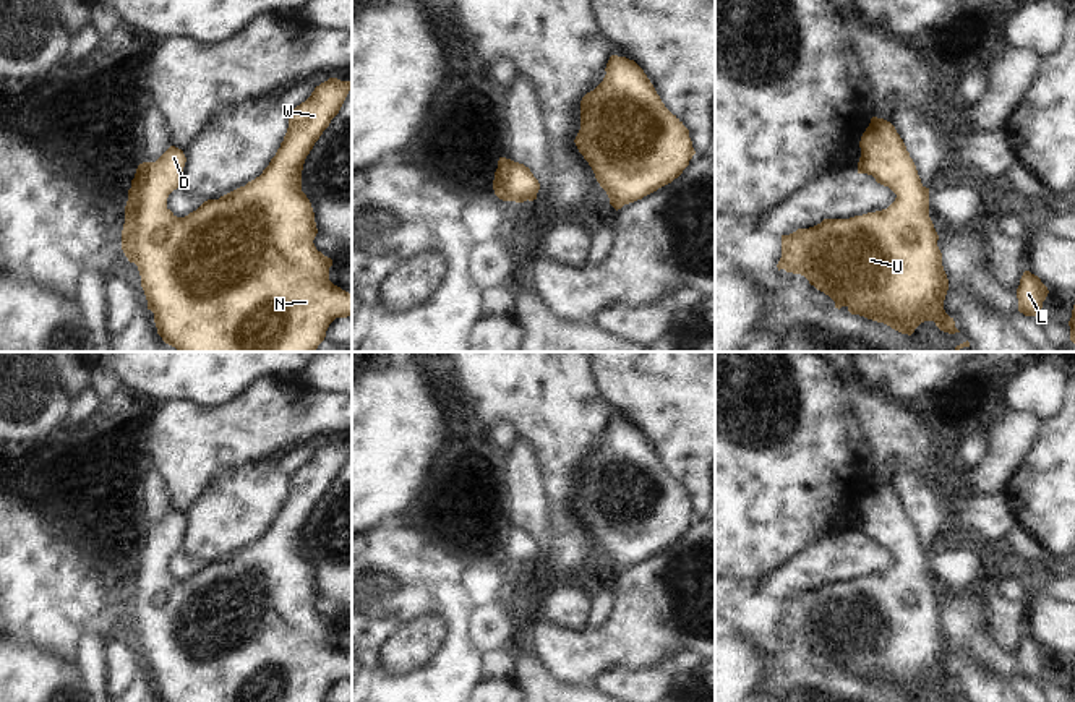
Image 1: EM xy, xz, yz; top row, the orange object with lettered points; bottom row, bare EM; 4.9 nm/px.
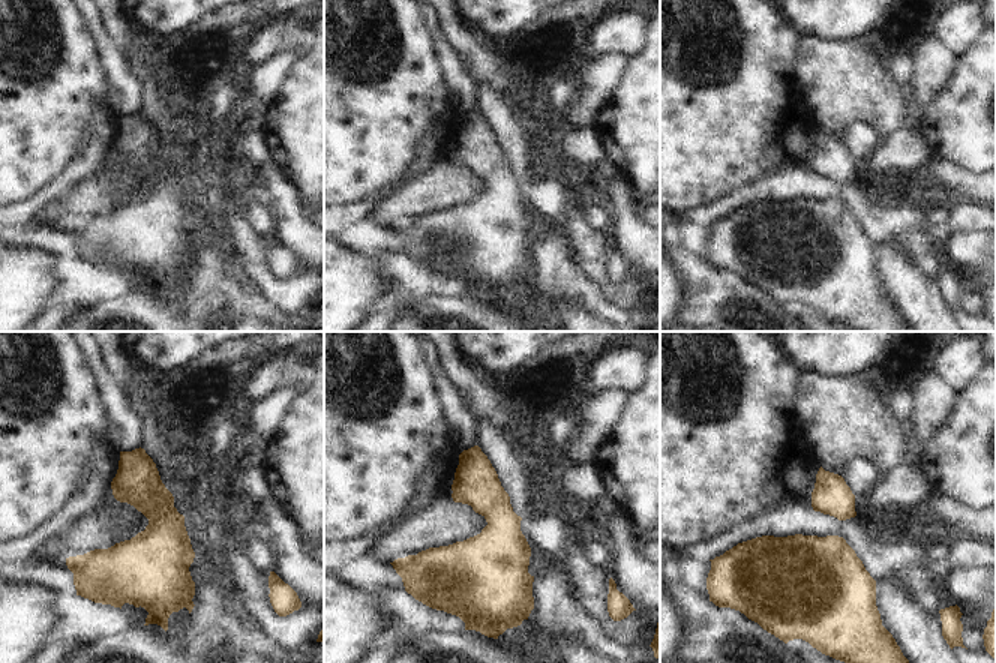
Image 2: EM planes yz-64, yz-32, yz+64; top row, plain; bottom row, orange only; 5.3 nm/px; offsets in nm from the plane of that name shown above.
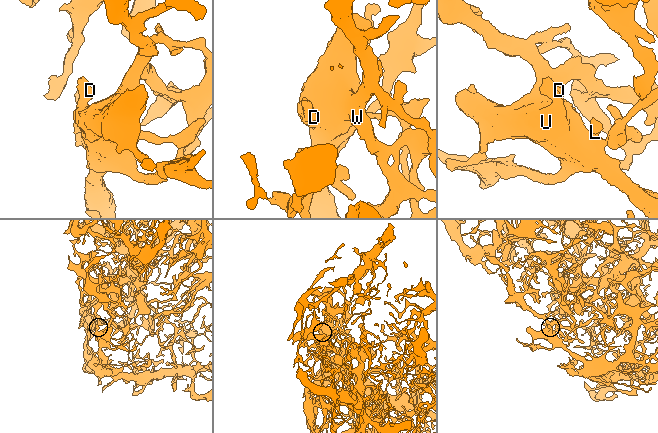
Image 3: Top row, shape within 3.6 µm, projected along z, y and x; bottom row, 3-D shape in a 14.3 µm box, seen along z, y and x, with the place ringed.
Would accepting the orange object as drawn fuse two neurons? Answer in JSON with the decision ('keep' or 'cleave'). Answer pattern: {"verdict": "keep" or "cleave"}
{"verdict": "keep"}

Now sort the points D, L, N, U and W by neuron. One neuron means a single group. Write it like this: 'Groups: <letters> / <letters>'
Groups: D L N U W.

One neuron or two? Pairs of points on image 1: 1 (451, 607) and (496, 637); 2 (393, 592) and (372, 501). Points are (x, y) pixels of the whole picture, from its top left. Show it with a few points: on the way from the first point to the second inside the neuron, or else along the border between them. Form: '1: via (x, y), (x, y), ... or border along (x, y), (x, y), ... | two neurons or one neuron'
1: border along (474, 607), (469, 616), (469, 641), (480, 654) | two neurons
2: border along (407, 517), (378, 524), (368, 530) | two neurons

